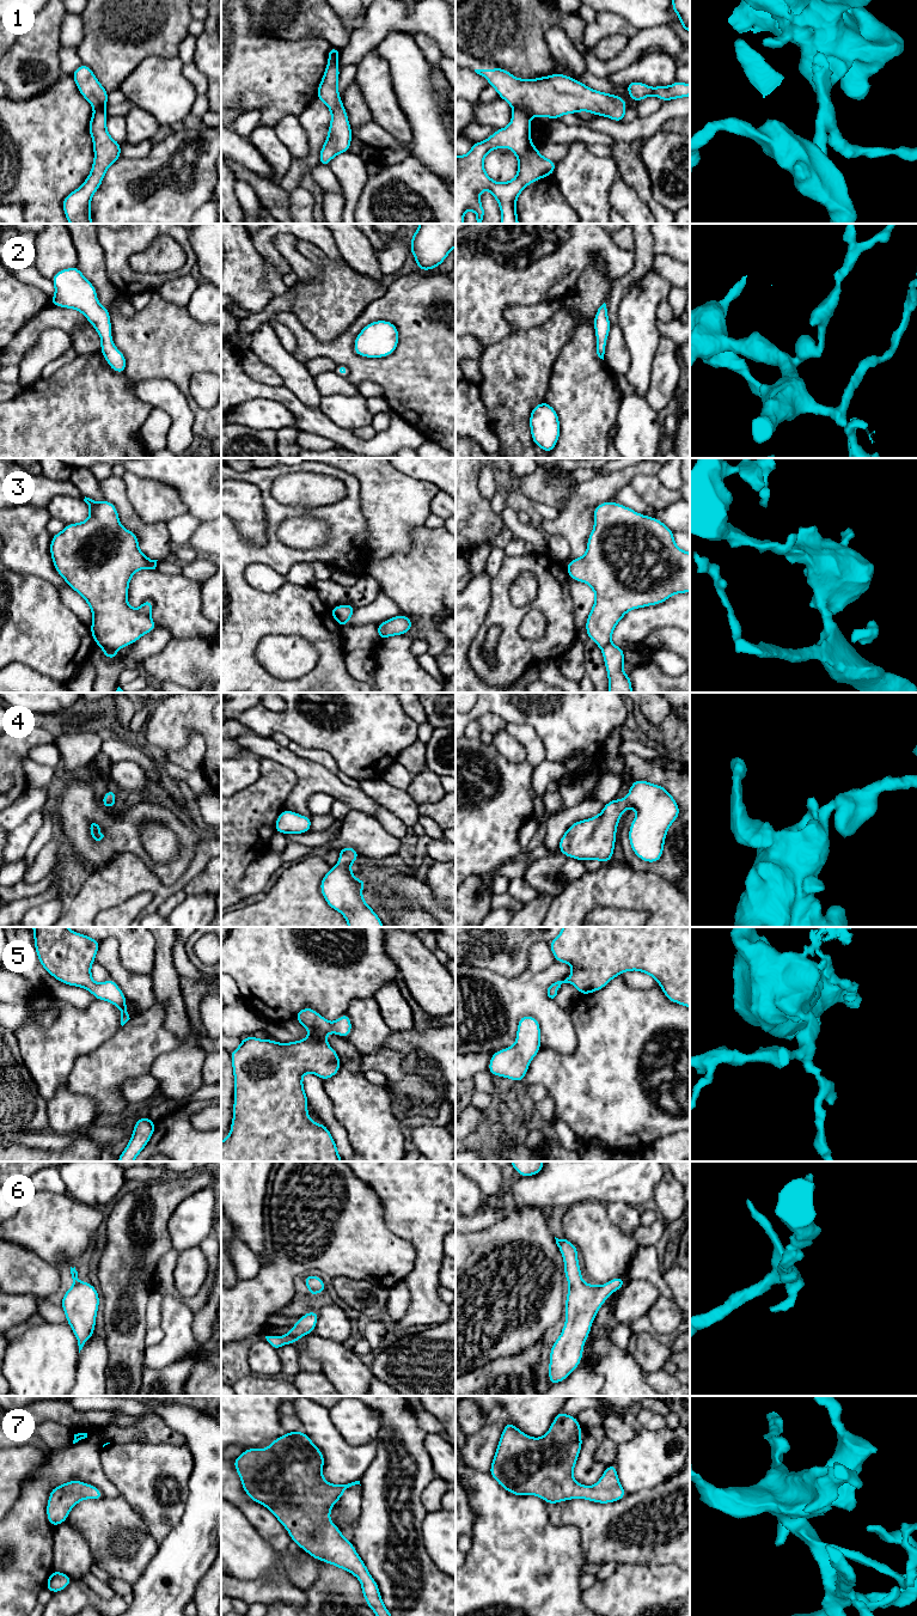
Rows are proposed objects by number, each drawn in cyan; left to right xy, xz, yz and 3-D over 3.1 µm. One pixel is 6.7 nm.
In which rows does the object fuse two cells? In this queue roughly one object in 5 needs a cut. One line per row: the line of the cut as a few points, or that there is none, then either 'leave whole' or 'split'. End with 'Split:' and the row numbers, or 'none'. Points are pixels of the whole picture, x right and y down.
1: yz (513, 108), (520, 108), (531, 116) | split
2: no cut | leave whole
3: xy (102, 645), (116, 650) | split
4: no cut | leave whole
5: no cut | leave whole
6: no cut | leave whole
7: no cut | leave whole
Split: 1, 3

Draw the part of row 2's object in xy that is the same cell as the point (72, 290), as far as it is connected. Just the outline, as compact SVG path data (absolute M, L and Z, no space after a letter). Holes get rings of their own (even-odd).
M78 266L59 270L51 278L55 295L50 305L80 311L97 330L102 346L99 352L116 373L126 372L127 359L112 342L110 312L97 300L96 287L82 275Z

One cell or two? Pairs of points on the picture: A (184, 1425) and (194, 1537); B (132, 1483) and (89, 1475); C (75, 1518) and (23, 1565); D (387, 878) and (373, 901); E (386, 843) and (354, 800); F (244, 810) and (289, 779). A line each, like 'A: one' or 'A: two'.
A: one
B: two
C: two
D: one
E: two
F: one

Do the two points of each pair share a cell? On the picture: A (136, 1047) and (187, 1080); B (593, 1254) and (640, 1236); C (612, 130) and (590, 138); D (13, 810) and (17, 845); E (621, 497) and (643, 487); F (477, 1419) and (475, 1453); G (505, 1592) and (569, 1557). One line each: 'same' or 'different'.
A: different
B: same
C: different
D: different
E: different
F: different
G: same

